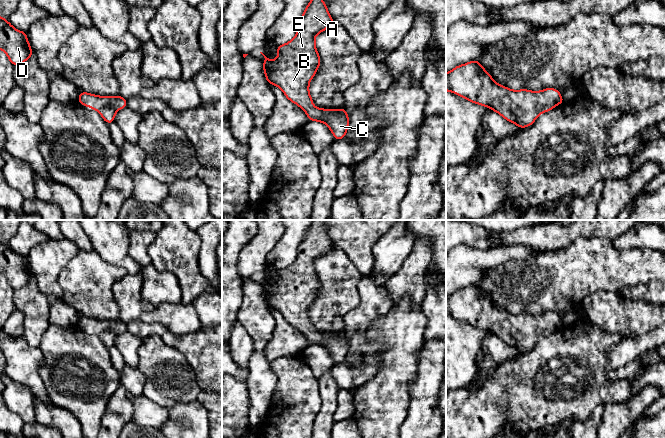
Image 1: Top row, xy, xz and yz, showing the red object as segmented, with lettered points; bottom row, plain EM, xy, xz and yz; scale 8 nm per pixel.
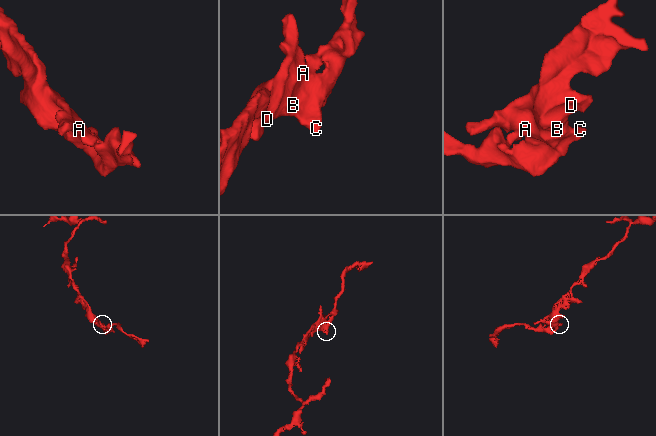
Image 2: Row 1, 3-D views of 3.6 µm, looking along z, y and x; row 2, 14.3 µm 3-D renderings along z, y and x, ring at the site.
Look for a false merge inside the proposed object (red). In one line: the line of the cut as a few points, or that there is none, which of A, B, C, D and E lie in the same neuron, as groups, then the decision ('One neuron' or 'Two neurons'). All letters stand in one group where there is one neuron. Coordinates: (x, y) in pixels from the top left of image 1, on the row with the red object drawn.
No split. Groups: A B C D E. One neuron

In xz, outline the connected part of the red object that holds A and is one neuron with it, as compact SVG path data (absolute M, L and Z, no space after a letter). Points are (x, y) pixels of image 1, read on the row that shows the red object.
M311 0L309 4L306 6L304 13L301 17L301 20L298 23L298 31L297 34L294 36L294 38L286 44L275 45L278 51L277 59L275 61L272 61L269 58L267 58L262 52L260 53L265 58L263 61L263 69L267 83L276 85L277 87L281 88L286 98L291 102L295 103L296 105L298 105L301 109L303 109L310 121L318 121L325 123L331 130L335 140L342 140L344 139L346 132L348 130L349 118L350 118L346 113L345 107L342 107L337 110L316 108L313 106L313 100L309 94L309 82L314 77L318 67L321 64L320 56L315 47L315 36L320 32L328 29L333 24L335 23L331 15L327 11L326 3L323 0Z

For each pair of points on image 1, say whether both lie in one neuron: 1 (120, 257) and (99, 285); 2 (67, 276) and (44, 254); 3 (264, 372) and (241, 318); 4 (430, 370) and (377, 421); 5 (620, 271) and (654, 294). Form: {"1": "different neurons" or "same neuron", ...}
{"1": "different neurons", "2": "different neurons", "3": "same neuron", "4": "different neurons", "5": "different neurons"}

